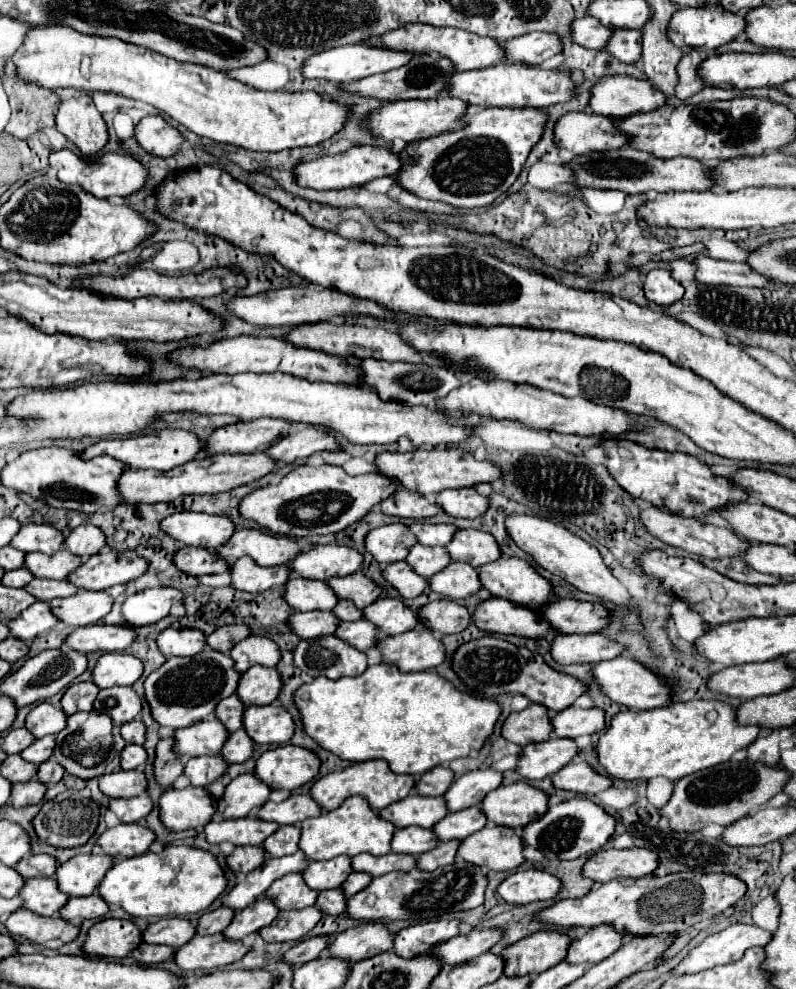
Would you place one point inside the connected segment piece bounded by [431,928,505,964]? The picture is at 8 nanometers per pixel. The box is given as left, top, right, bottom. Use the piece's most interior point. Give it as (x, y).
(465, 946)

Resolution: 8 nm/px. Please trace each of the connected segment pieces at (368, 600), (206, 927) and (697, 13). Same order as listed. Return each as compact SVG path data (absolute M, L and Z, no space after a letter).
M361 570L347 576L347 578L331 578L329 580L331 588L337 592L339 598L347 598L353 600L355 604L359 604L359 608L367 608L369 604L373 604L379 596L385 594L385 590L375 584L367 574L363 574Z
M221 906L213 912L207 912L197 920L197 934L207 936L207 934L223 932L233 922L233 918L235 918L235 910L227 908L227 906Z
M719 4L703 6L703 8L679 8L669 22L669 40L681 48L705 48L715 50L731 40L735 40L741 32L745 32L747 20L741 14L733 14L723 10Z

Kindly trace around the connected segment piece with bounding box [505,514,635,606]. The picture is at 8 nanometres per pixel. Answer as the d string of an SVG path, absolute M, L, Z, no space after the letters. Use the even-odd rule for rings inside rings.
M509 514L505 520L505 530L507 530L509 538L515 540L515 544L523 552L527 552L539 566L543 566L551 574L561 576L575 588L595 594L595 596L601 596L601 598L607 598L613 604L621 604L621 606L635 604L633 598L629 596L629 592L623 588L623 584L615 576L611 576L611 572L607 570L599 550L595 546L591 546L589 542L585 542L583 538L579 538L577 534L569 532L565 526L553 524L553 522L537 518L537 516Z

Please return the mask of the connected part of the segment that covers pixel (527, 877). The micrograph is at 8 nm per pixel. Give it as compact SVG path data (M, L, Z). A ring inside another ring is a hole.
M521 870L505 878L499 884L497 894L509 904L529 904L537 900L553 900L561 888L561 880L545 870Z

